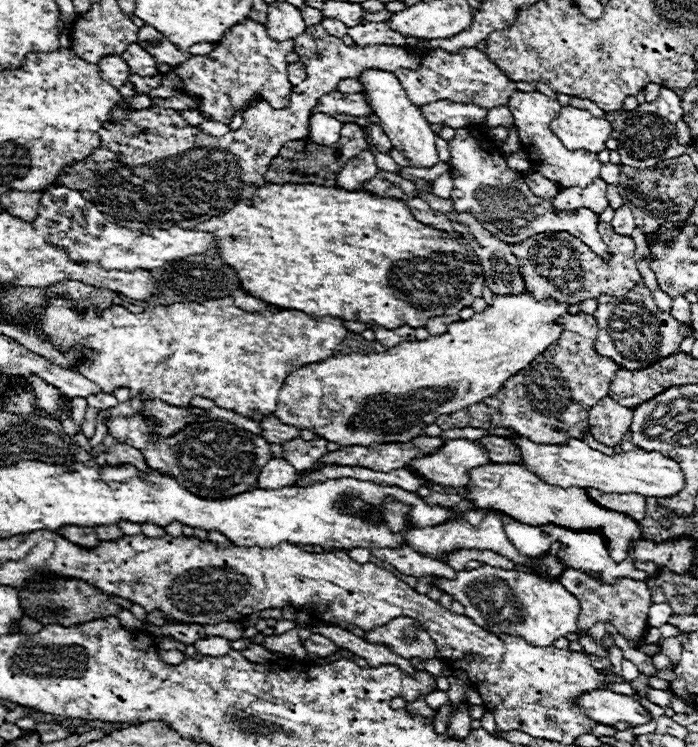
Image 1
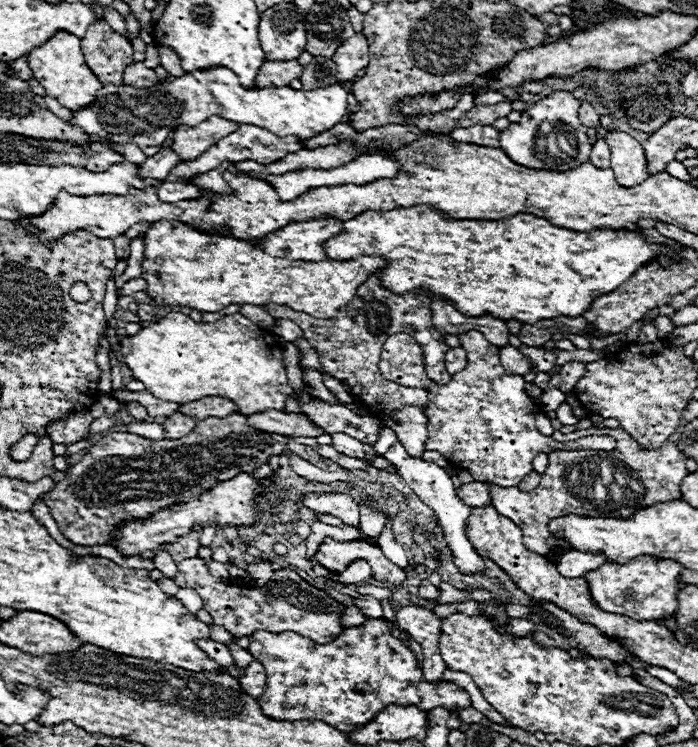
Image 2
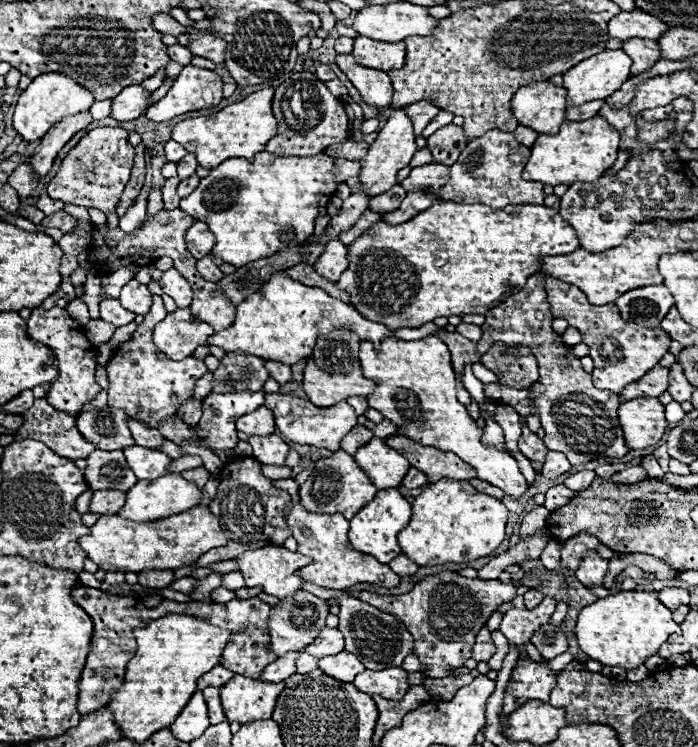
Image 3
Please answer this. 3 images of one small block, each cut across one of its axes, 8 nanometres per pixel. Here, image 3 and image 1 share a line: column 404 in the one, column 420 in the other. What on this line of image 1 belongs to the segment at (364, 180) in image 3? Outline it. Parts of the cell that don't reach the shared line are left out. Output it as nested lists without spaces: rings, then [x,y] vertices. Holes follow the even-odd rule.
[[[368,68],[364,70],[358,80],[362,82],[364,86],[364,98],[366,102],[370,104],[372,112],[380,118],[380,126],[382,130],[390,136],[392,140],[392,146],[402,152],[410,162],[412,166],[434,166],[438,160],[438,154],[436,154],[436,146],[434,146],[434,132],[430,128],[430,124],[426,124],[424,116],[420,114],[420,108],[414,106],[404,88],[400,86],[398,78],[392,74],[392,72],[382,72],[382,70],[374,70],[374,68]]]

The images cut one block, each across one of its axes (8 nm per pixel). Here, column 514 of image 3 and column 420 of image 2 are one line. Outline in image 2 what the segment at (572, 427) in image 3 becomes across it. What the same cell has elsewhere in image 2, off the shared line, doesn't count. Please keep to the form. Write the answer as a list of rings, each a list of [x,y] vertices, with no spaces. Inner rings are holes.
[[[370,276],[358,288],[356,298],[348,306],[344,306],[338,312],[338,316],[334,316],[330,320],[320,320],[320,318],[314,318],[314,316],[306,316],[302,312],[294,312],[288,306],[282,306],[282,304],[268,304],[266,310],[274,318],[294,320],[300,326],[300,330],[304,332],[304,338],[310,342],[310,346],[320,356],[322,372],[326,372],[328,376],[334,376],[340,382],[344,382],[348,388],[352,388],[350,392],[358,400],[364,400],[364,404],[374,406],[376,412],[382,414],[386,410],[398,410],[406,404],[414,404],[422,410],[426,410],[426,406],[428,406],[428,397],[425,390],[402,386],[402,384],[396,384],[396,382],[390,382],[390,380],[382,378],[378,362],[380,362],[382,346],[388,340],[388,336],[400,334],[400,332],[414,336],[422,348],[428,346],[430,342],[436,342],[440,346],[442,354],[446,354],[448,346],[444,344],[444,336],[432,326],[430,304],[432,304],[432,300],[428,296],[414,294],[414,292],[394,294],[394,292],[386,290],[376,276]]]

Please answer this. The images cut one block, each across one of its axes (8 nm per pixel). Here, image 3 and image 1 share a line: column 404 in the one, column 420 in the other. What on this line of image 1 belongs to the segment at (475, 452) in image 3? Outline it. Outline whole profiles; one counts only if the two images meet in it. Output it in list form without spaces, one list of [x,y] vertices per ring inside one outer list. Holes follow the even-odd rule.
[[[530,292],[526,294],[520,294],[520,296],[494,296],[494,304],[488,306],[482,314],[474,314],[470,320],[460,320],[460,322],[454,322],[450,324],[450,330],[446,334],[440,334],[440,336],[430,336],[428,340],[402,340],[398,342],[394,348],[382,352],[382,354],[336,354],[332,356],[330,360],[322,360],[322,362],[316,362],[316,364],[308,364],[308,366],[300,366],[296,368],[294,372],[290,372],[286,376],[286,382],[284,386],[280,388],[280,396],[278,396],[278,406],[276,406],[276,412],[274,416],[284,422],[284,424],[290,424],[290,426],[296,426],[298,430],[314,430],[316,436],[320,438],[326,438],[328,442],[336,442],[340,444],[342,448],[344,446],[370,446],[370,444],[386,444],[386,442],[410,442],[418,436],[424,436],[424,430],[436,422],[436,418],[440,414],[452,414],[452,412],[458,412],[470,404],[478,404],[482,402],[484,398],[488,396],[494,396],[502,384],[518,374],[522,368],[526,368],[538,354],[542,354],[558,336],[560,336],[560,326],[554,324],[556,318],[564,316],[568,310],[568,304],[558,304],[556,300],[534,300],[534,296]]]

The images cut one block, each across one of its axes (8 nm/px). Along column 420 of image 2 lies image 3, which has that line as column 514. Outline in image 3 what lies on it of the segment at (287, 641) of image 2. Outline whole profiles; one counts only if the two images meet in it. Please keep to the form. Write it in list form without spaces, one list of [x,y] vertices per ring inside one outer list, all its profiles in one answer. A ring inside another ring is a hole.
[[[522,660],[506,686],[502,714],[510,714],[528,700],[548,702],[552,688],[556,686],[556,676],[550,672],[548,664],[536,664],[532,660]]]

